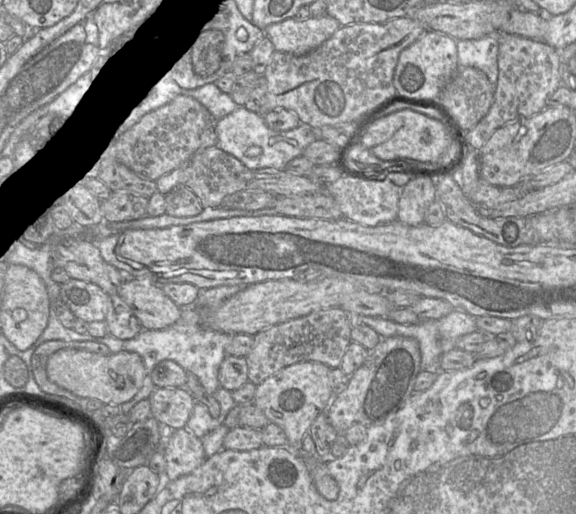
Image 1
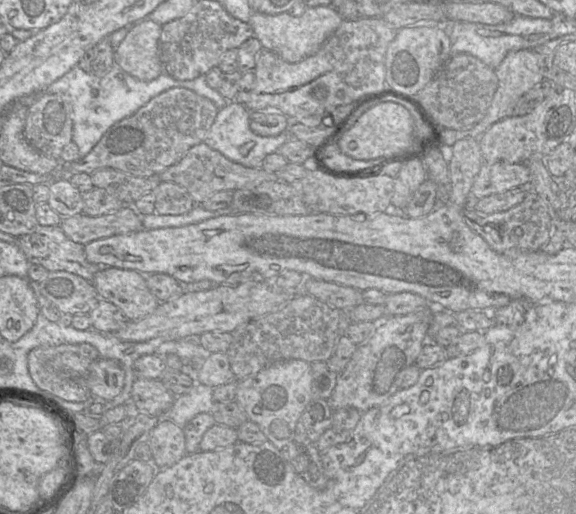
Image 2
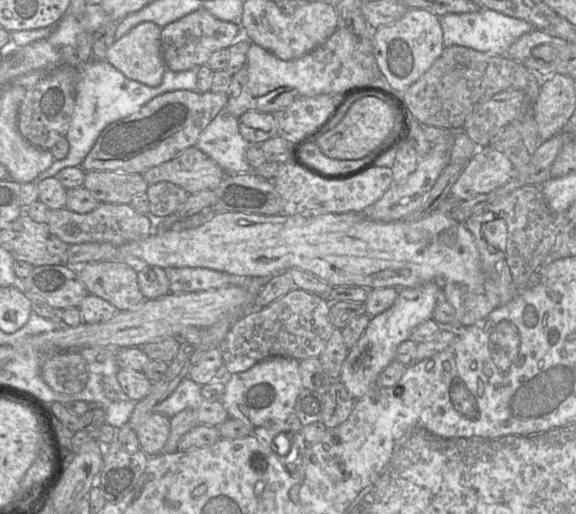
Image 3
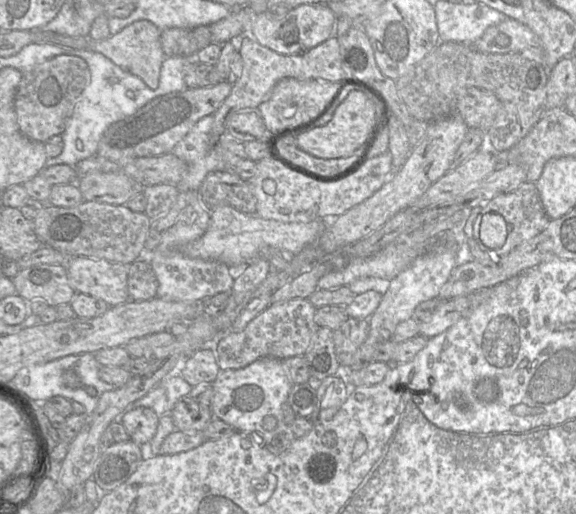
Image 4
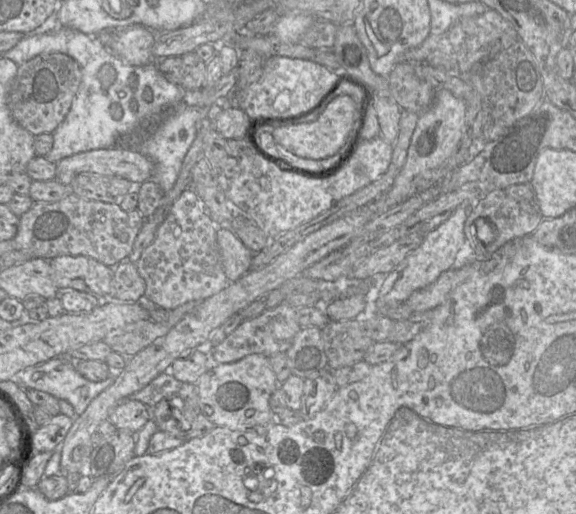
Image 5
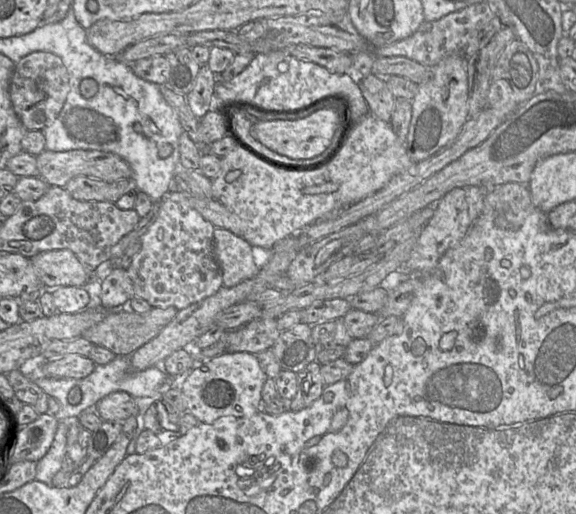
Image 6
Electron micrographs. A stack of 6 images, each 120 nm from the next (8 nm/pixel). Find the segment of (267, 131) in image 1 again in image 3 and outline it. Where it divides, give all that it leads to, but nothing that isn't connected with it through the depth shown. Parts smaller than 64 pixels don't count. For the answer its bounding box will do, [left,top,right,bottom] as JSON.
[196,108,260,174]

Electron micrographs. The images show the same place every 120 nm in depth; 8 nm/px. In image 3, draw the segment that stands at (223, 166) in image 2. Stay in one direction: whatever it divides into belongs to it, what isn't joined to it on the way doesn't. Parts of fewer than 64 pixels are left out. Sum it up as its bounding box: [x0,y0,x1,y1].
[141,146,227,195]

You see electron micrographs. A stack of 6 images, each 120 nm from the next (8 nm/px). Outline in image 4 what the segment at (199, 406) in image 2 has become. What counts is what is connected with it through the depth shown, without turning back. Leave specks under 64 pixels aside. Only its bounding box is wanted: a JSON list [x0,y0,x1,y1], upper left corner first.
[130,373,192,417]

